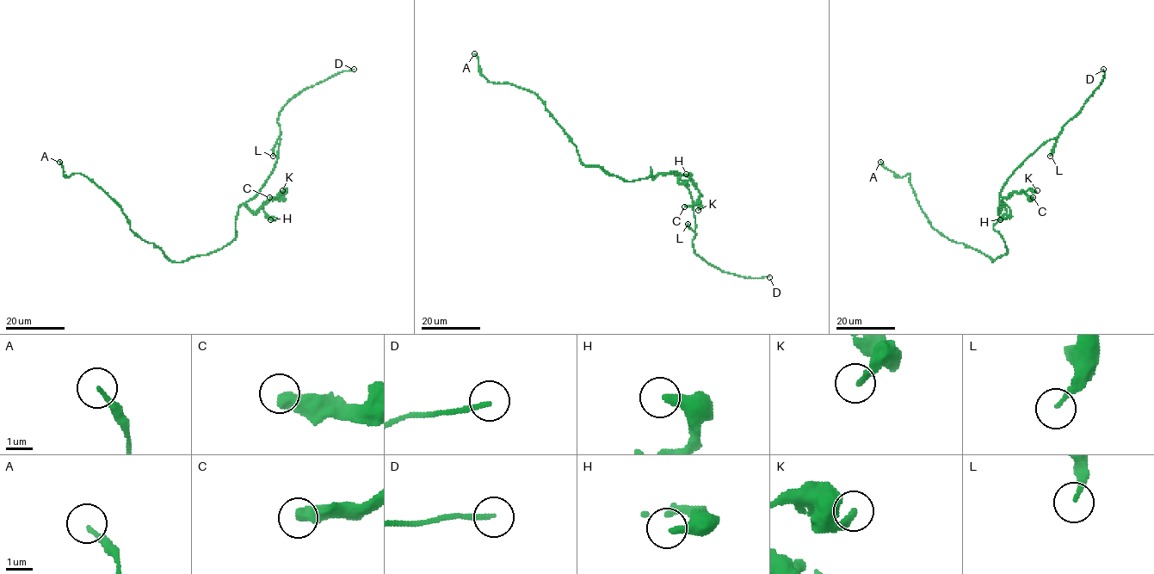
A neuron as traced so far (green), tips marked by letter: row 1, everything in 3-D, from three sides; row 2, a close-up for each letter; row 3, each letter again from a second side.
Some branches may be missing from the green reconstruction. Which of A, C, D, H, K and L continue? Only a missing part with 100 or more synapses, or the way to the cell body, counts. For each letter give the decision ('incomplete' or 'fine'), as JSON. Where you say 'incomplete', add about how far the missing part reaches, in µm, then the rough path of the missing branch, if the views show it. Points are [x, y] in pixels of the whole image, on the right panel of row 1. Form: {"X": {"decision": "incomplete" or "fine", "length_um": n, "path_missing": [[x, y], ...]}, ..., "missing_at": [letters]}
{"A": {"decision": "fine"}, "C": {"decision": "fine"}, "D": {"decision": "incomplete", "length_um": 100, "path_missing": [[1103, 69], [1091, 76], [1052, 125], [1038, 159], [1015, 161], [1002, 174], [999, 184], [1004, 191], [1013, 172]]}, "H": {"decision": "fine"}, "K": {"decision": "fine"}, "L": {"decision": "fine"}, "missing_at": ["D"]}

